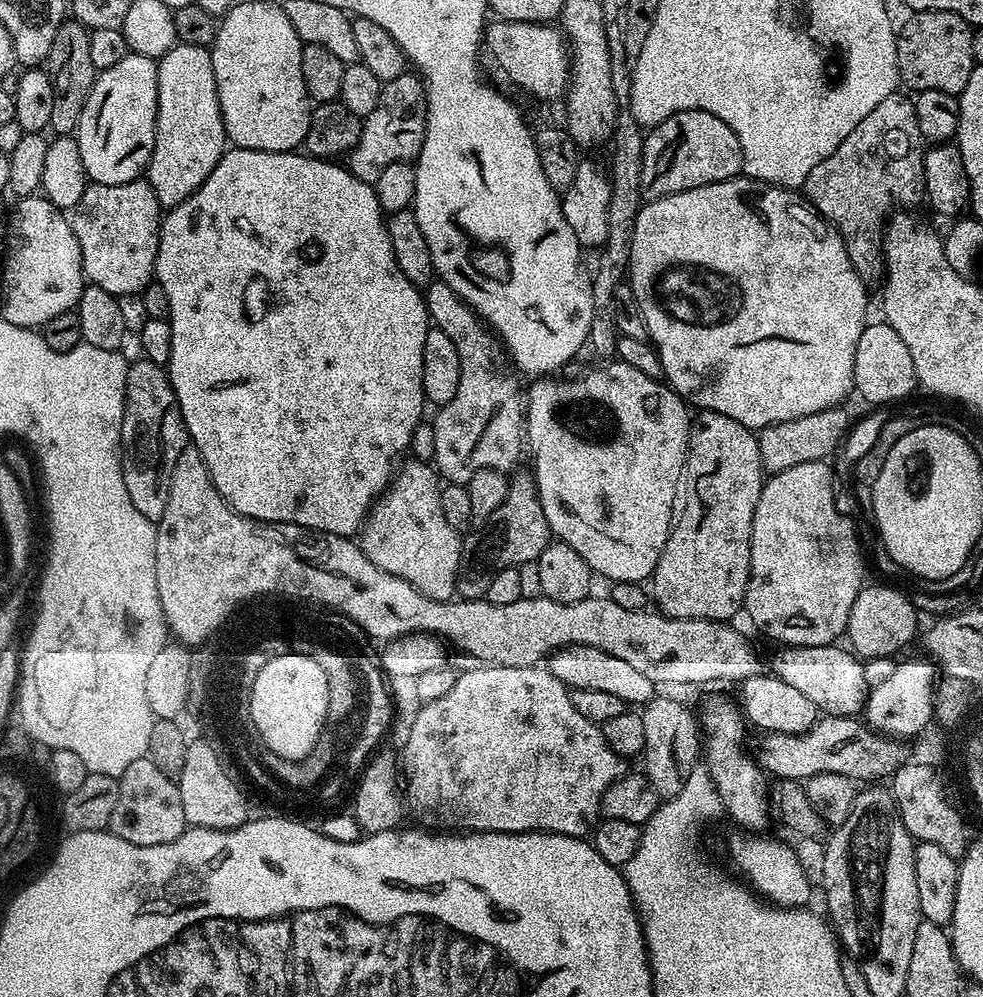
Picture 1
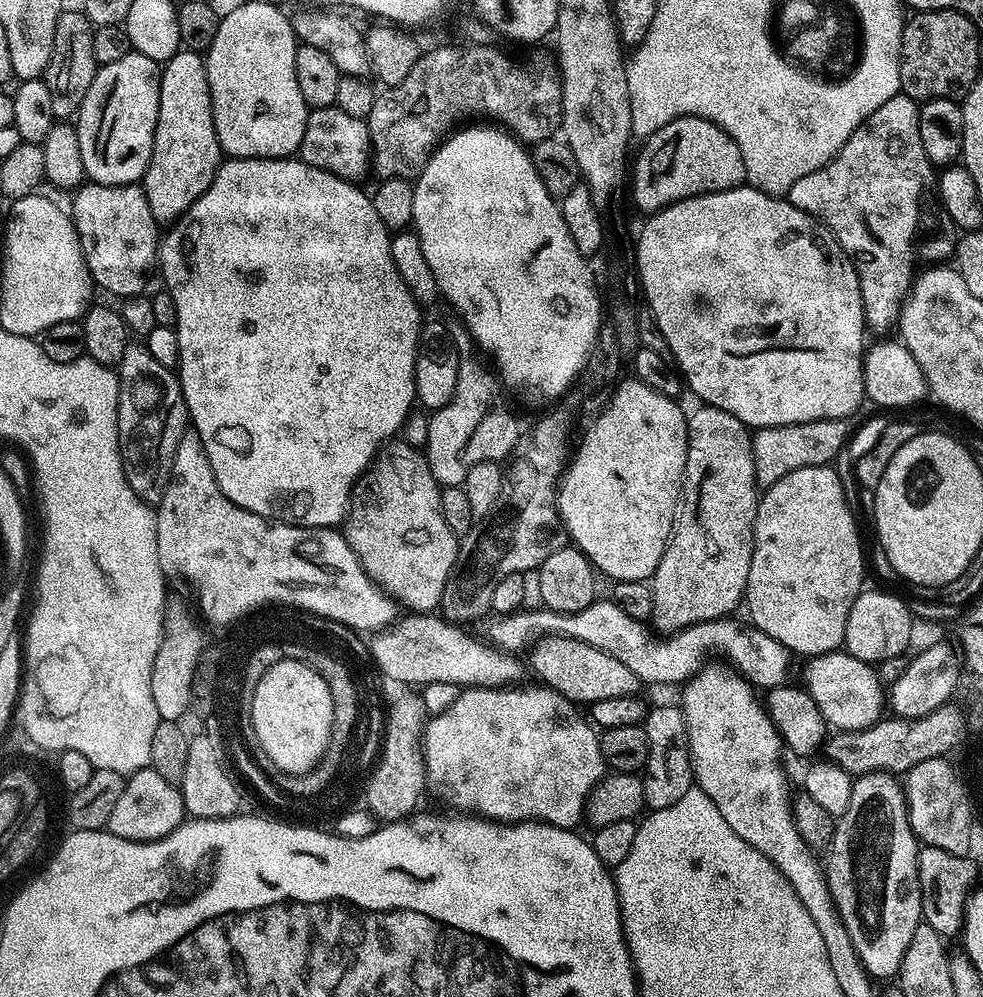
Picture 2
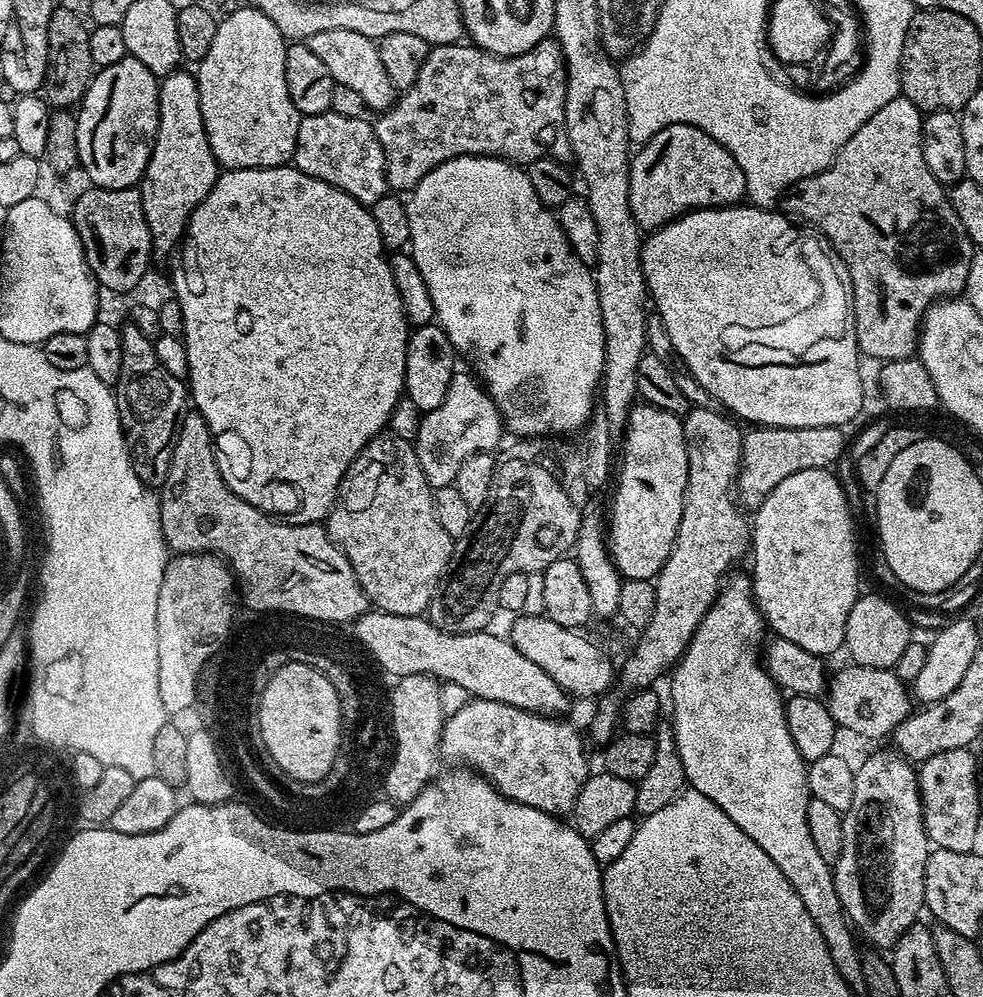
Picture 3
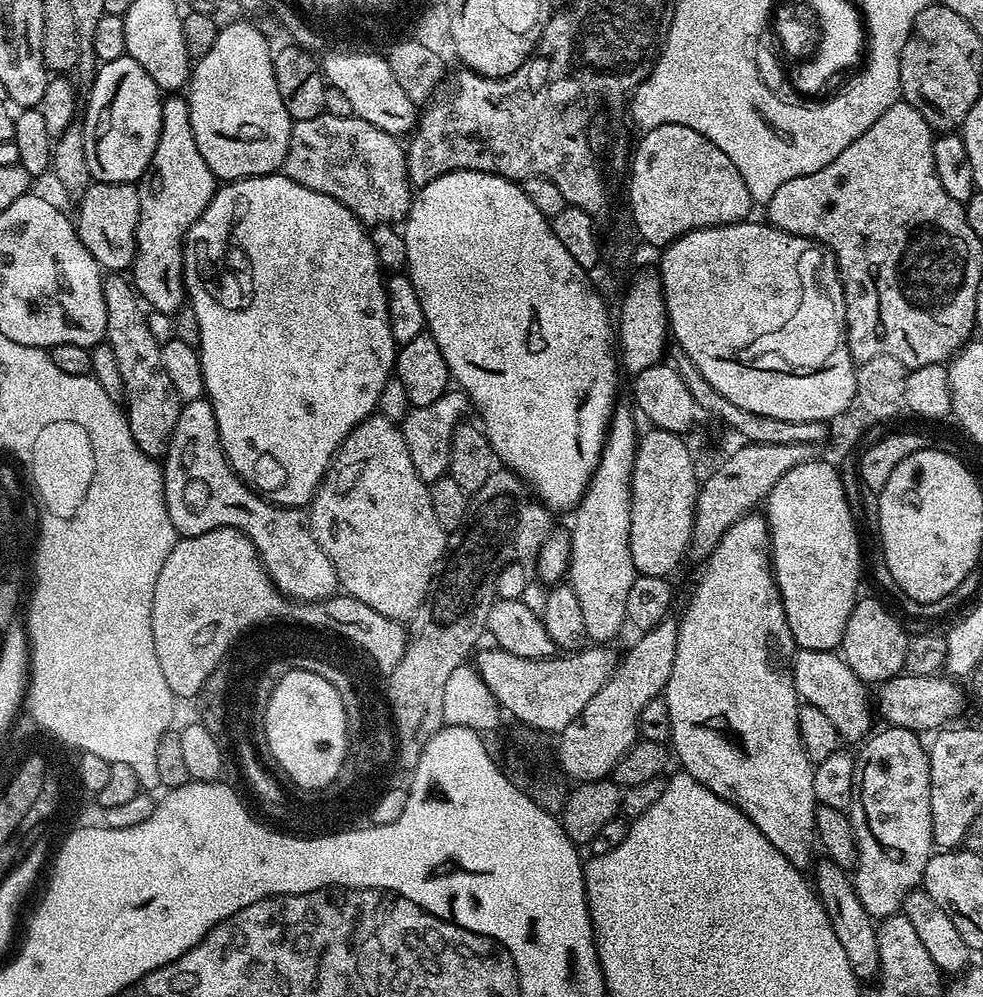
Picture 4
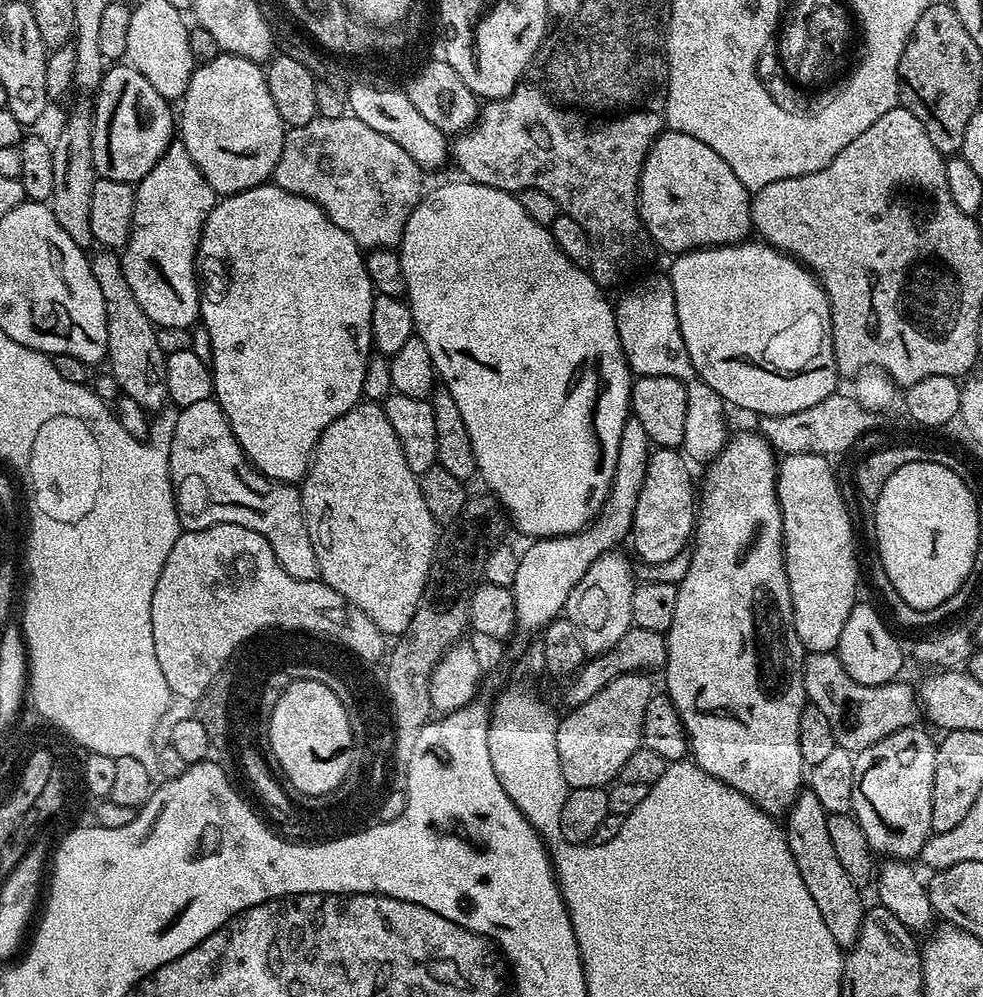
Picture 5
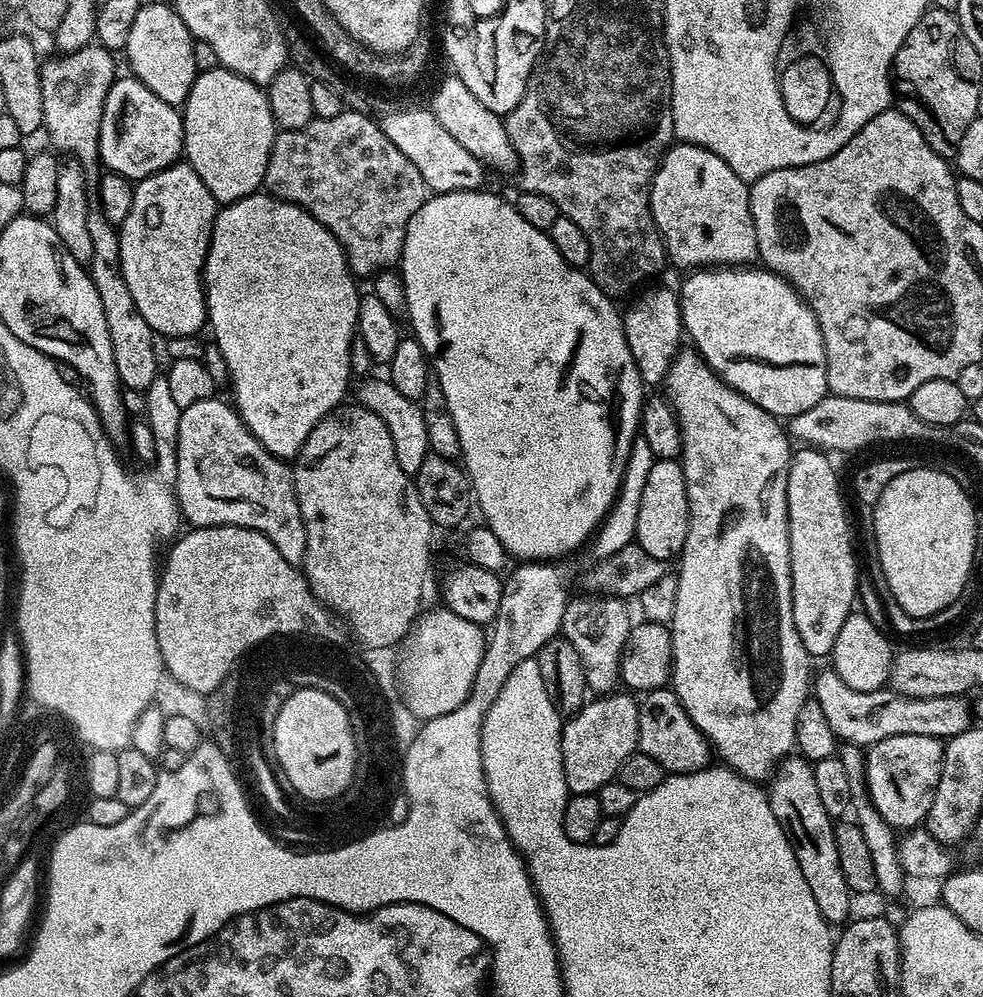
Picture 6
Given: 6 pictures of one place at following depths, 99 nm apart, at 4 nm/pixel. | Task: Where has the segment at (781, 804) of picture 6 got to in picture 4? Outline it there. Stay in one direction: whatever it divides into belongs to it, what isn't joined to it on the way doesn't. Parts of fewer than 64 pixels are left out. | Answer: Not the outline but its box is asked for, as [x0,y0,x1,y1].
[814,858,880,981]

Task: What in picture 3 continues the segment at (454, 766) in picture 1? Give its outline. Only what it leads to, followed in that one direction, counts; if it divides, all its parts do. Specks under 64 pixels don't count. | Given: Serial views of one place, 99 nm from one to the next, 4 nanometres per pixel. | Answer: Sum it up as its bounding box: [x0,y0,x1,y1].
[438,698,590,816]

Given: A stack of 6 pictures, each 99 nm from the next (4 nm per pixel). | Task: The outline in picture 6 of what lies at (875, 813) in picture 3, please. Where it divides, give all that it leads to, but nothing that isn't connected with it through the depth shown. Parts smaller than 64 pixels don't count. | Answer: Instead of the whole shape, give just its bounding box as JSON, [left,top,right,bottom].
[864,734,944,830]

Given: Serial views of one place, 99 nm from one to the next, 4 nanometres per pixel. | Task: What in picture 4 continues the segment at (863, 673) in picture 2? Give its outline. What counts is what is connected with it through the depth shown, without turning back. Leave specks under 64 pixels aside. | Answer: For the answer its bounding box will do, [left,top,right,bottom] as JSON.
[874,674,964,734]

